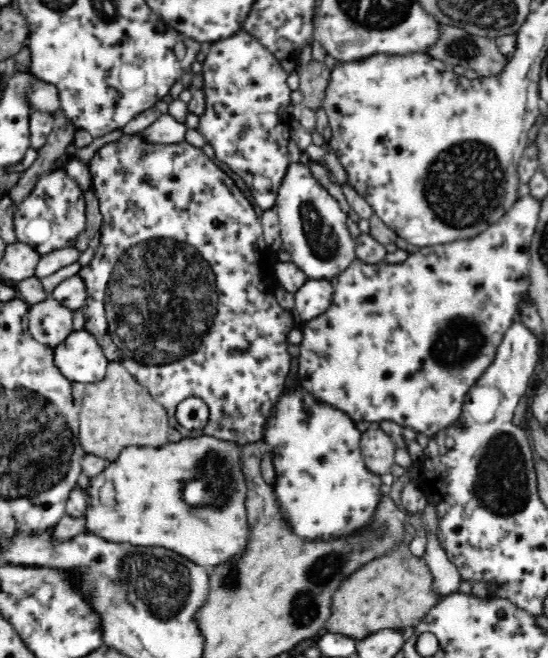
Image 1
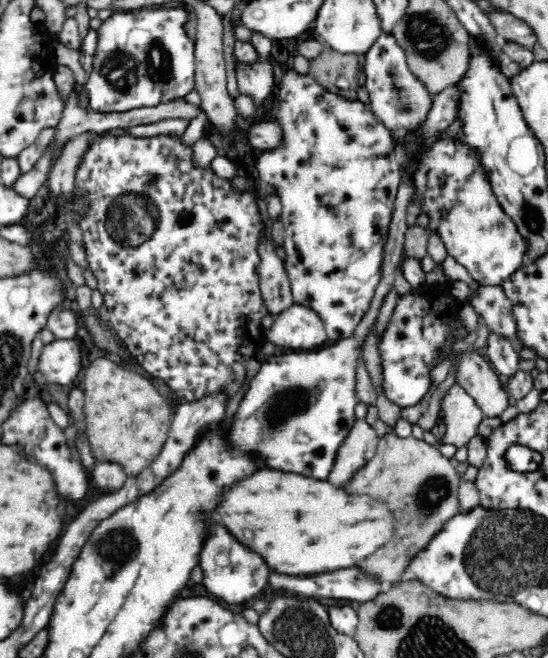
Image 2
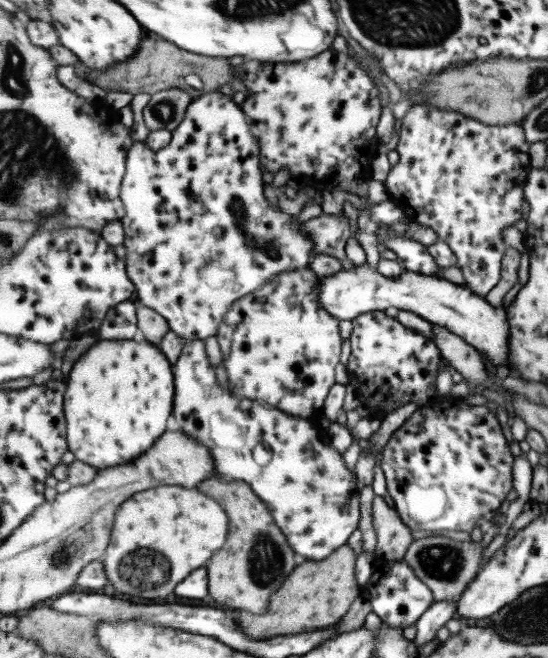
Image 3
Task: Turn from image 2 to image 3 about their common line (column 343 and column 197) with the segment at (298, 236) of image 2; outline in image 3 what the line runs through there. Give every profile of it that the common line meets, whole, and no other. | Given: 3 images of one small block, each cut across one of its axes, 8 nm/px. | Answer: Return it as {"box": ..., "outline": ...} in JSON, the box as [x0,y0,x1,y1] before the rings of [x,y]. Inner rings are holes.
{"box":[121,91,315,342],"outline":[[[213,91],[196,98],[187,109],[186,118],[183,123],[173,132],[172,141],[166,148],[153,151],[146,142],[134,142],[133,149],[128,153],[128,172],[124,178],[124,186],[121,190],[121,198],[124,199],[126,217],[121,220],[124,227],[124,244],[127,250],[126,262],[128,265],[129,277],[137,287],[135,300],[141,305],[155,309],[163,315],[169,326],[179,336],[188,342],[207,337],[215,336],[224,324],[225,316],[236,304],[236,301],[247,297],[251,293],[261,290],[267,282],[281,273],[289,270],[301,270],[311,266],[315,254],[315,239],[311,234],[302,230],[302,224],[295,220],[295,215],[287,214],[281,206],[273,205],[265,196],[266,173],[260,150],[259,141],[253,135],[252,124],[241,105],[233,102],[232,96],[225,96],[221,92]]]}

